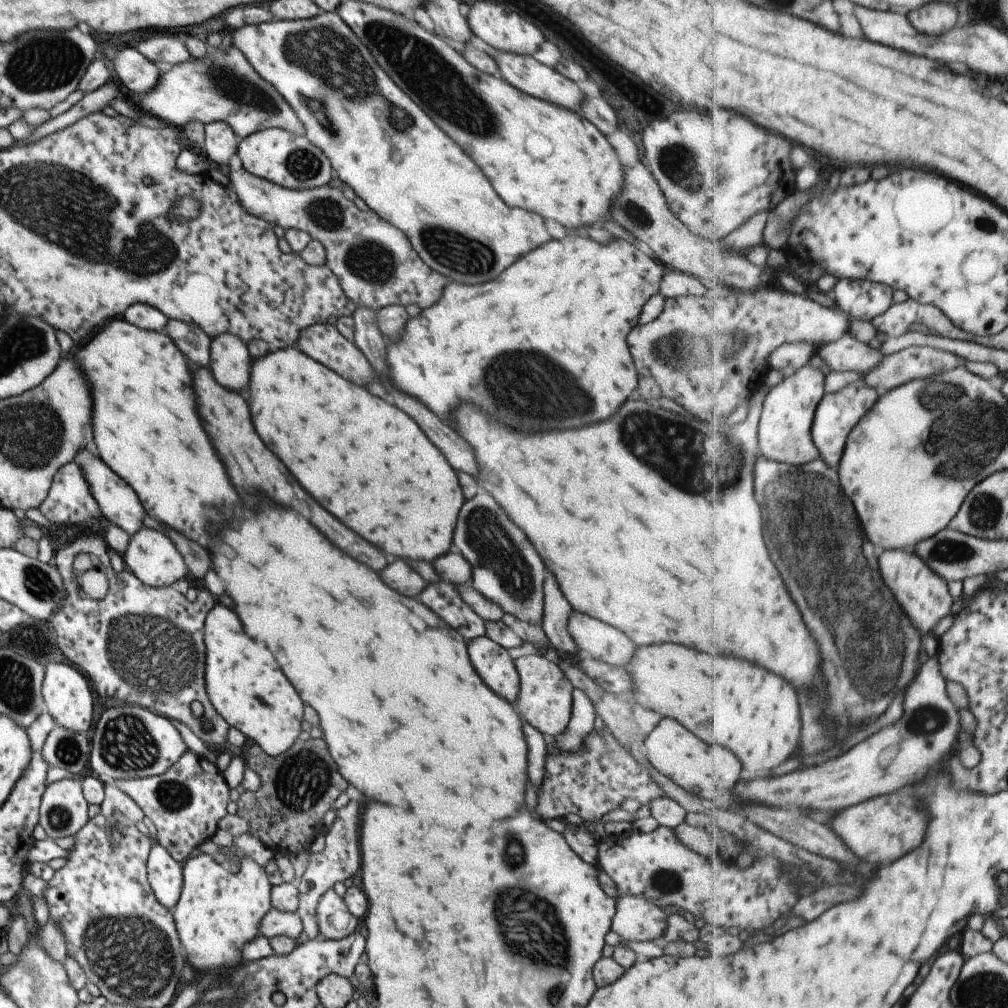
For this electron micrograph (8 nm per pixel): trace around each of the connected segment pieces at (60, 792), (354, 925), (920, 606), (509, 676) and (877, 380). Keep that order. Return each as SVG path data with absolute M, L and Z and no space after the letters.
M63 779L49 784L42 795L40 824L48 839L77 833L88 821L88 802L81 780Z
M332 888L321 896L316 914L320 934L330 940L346 938L362 925L361 920L348 910L345 900Z
M908 549L884 550L882 554L882 572L888 586L895 592L905 612L912 618L922 633L932 632L954 610L953 592L945 577L940 576L934 568L918 553Z
M484 635L468 642L468 654L486 686L514 704L520 692L520 676L507 650Z
M911 346L887 356L880 368L866 375L865 381L889 391L912 380L929 379L956 370L962 366L960 363L953 352L931 346Z

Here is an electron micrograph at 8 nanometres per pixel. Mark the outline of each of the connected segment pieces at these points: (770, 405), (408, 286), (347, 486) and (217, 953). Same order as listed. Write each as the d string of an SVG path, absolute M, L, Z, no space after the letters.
M810 365L797 369L793 375L773 387L767 396L761 420L762 455L784 464L798 464L799 467L820 459L822 453L814 442L813 428L818 406L827 393L827 374Z
M244 167L238 170L231 170L228 174L229 182L236 188L236 196L240 206L265 222L270 222L274 226L282 226L284 229L298 229L307 232L311 240L317 240L327 252L326 266L338 277L338 282L350 302L354 303L355 308L368 308L368 310L379 311L388 305L408 306L417 304L420 308L432 306L438 296L442 294L442 288L446 286L448 278L430 270L404 232L400 232L396 226L388 224L382 220L376 212L370 210L362 211L354 201L344 197L342 190L332 188L332 186L321 186L320 188L306 190L292 190L282 185L270 182L269 180L250 174Z
M294 348L271 351L266 356L262 356L262 358L252 359L250 378L252 378L250 380L250 396L252 396L250 412L252 412L252 422L254 422L256 432L260 434L264 444L284 462L284 466L294 474L294 478L302 484L302 488L318 504L322 504L332 516L336 516L350 530L354 530L356 534L360 534L368 542L380 546L382 550L386 550L388 554L394 554L398 558L406 558L406 560L434 560L434 558L438 558L438 556L442 556L444 552L450 550L452 534L454 534L456 520L458 520L458 512L460 512L460 508L464 504L462 488L460 488L460 482L458 482L458 476L456 476L454 468L448 464L444 454L426 438L426 434L420 430L420 426L414 424L414 420L410 416L406 416L406 412L396 408L394 404L388 404L386 400L370 394L368 390L356 386L354 382L338 376L330 368L322 366L320 362L312 360L310 356L306 356L306 354L302 354L302 352L294 350Z
M206 853L190 857L183 865L182 892L174 920L183 953L196 975L214 972L217 981L242 966L242 948L260 934L260 920L272 908L269 876L265 868L246 856L237 855L240 870L232 874Z

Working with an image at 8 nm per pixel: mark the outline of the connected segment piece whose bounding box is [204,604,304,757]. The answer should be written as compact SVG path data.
M215 604L206 615L204 628L204 682L216 712L248 740L254 740L268 756L278 756L290 750L302 730L304 704L282 674L268 646L246 636L238 614L222 604Z

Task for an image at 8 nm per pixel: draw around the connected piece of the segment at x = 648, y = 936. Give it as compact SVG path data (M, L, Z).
M624 895L616 899L616 914L611 931L627 943L653 942L666 932L669 911L644 897Z

